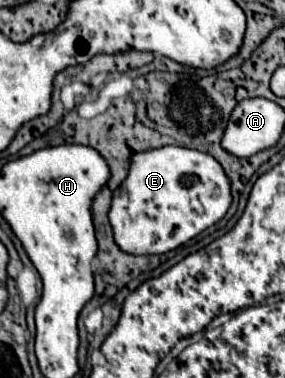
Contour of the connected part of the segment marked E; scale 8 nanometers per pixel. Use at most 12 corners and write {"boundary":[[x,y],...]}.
{"boundary":[[133,154],[109,220],[123,252],[163,254],[219,222],[213,156]]}

